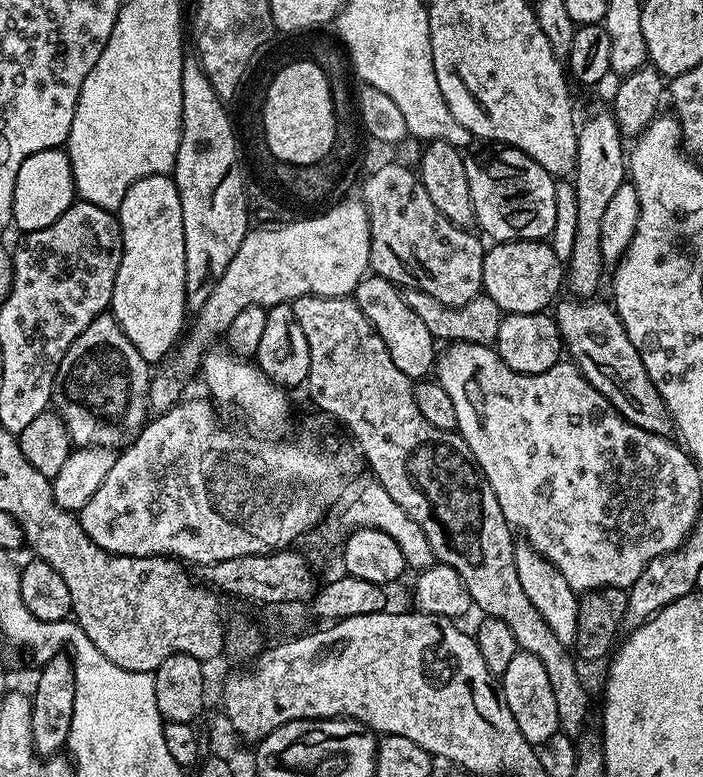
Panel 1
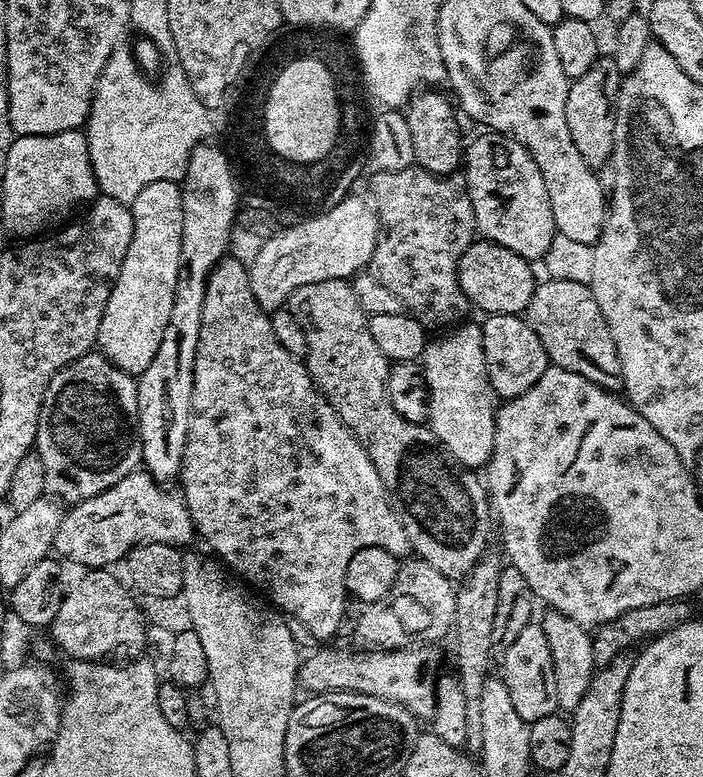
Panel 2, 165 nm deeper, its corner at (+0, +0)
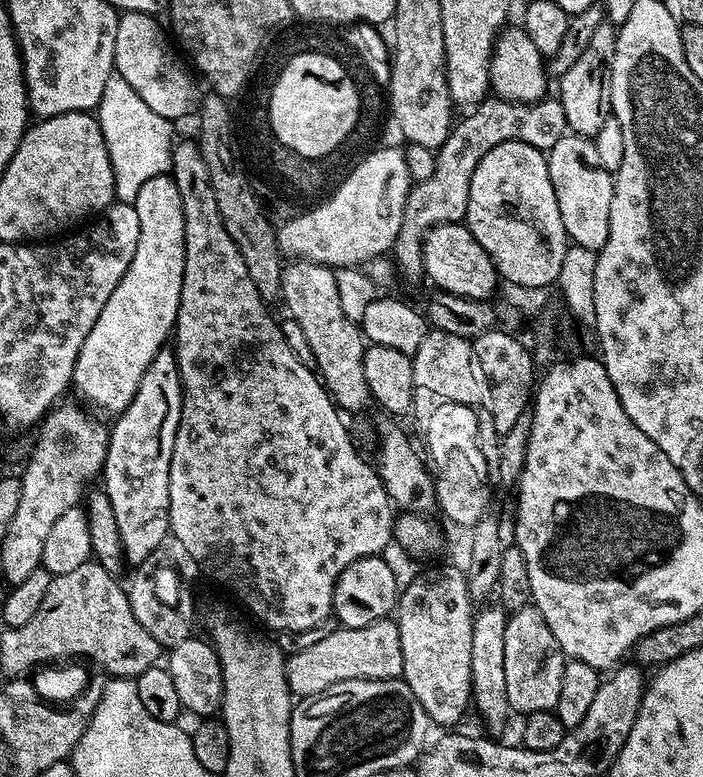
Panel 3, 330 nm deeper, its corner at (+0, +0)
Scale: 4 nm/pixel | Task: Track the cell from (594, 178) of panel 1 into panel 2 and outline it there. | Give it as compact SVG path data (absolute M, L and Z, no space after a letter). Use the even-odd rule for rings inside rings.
M601 55L582 74L582 78L571 81L566 94L566 126L570 126L570 138L586 162L594 170L600 170L611 161L614 146L614 118L616 117L616 99L620 93L620 74L613 57Z

